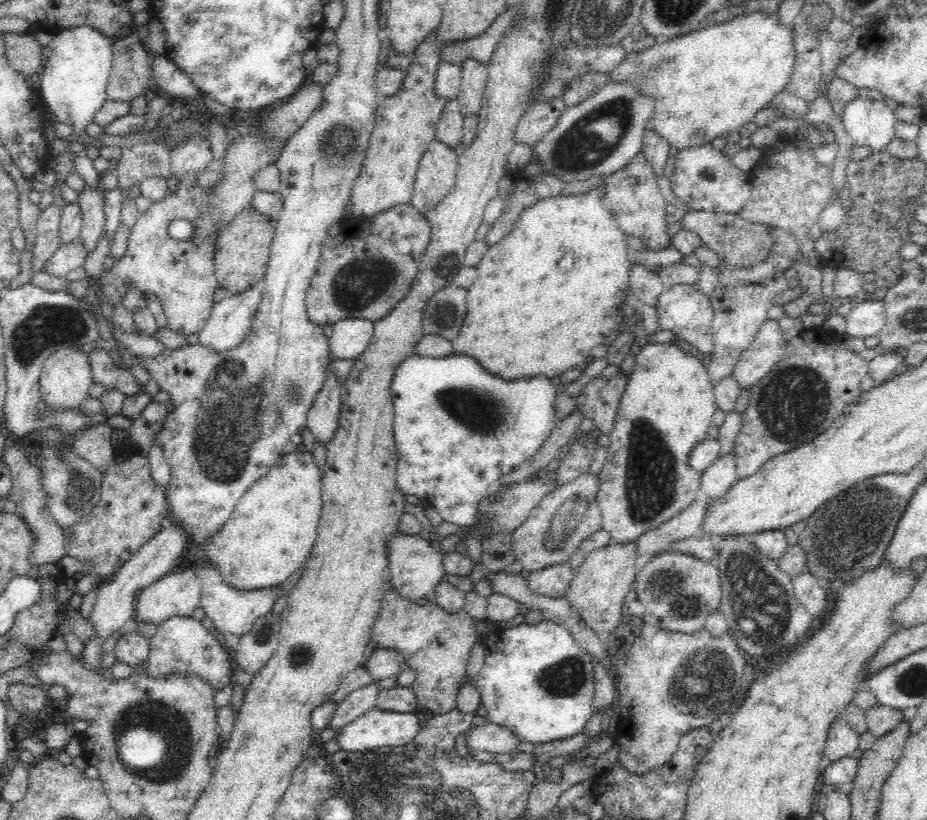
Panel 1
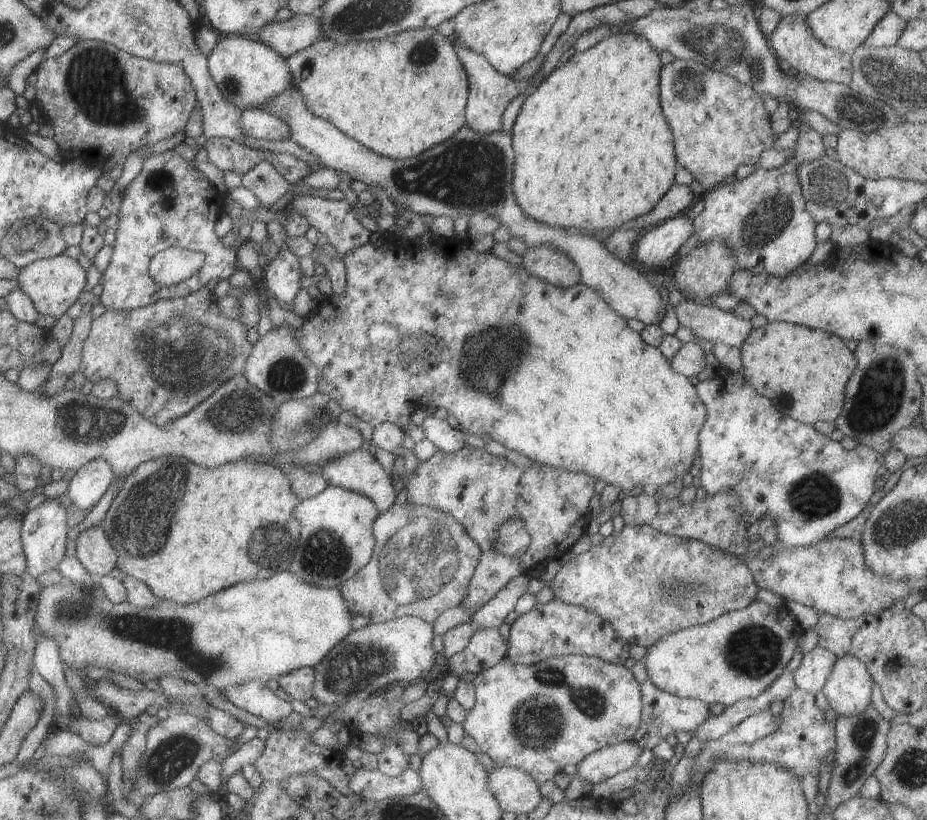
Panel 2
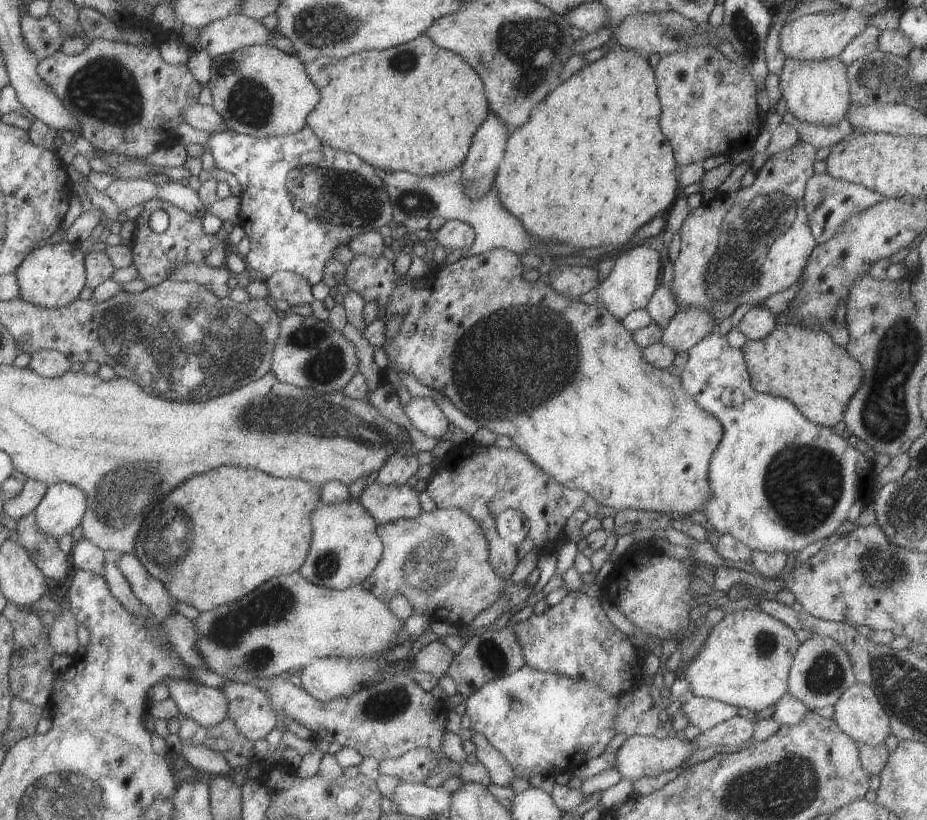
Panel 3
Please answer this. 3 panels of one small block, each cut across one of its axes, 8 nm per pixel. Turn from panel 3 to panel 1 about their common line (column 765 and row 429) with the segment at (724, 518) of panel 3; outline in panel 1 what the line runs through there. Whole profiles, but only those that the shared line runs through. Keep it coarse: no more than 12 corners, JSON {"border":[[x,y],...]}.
{"border":[[412,354],[397,484],[459,527],[557,422],[538,373]]}

